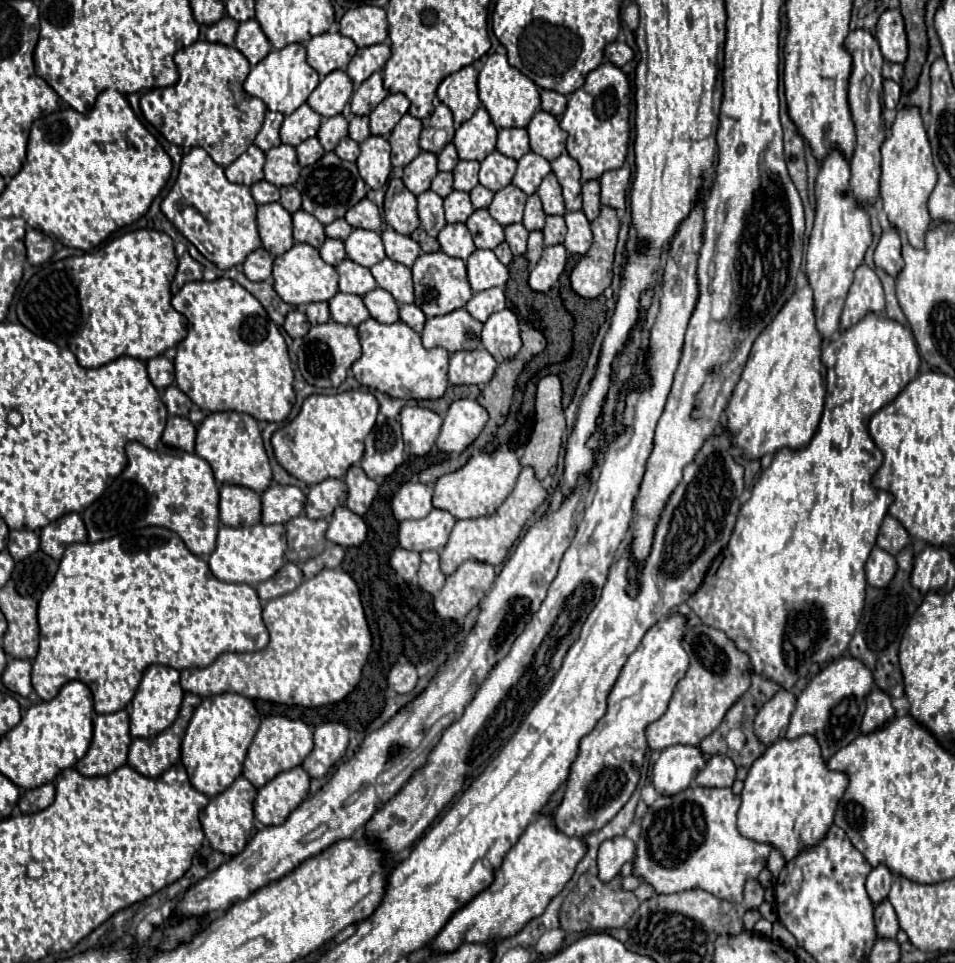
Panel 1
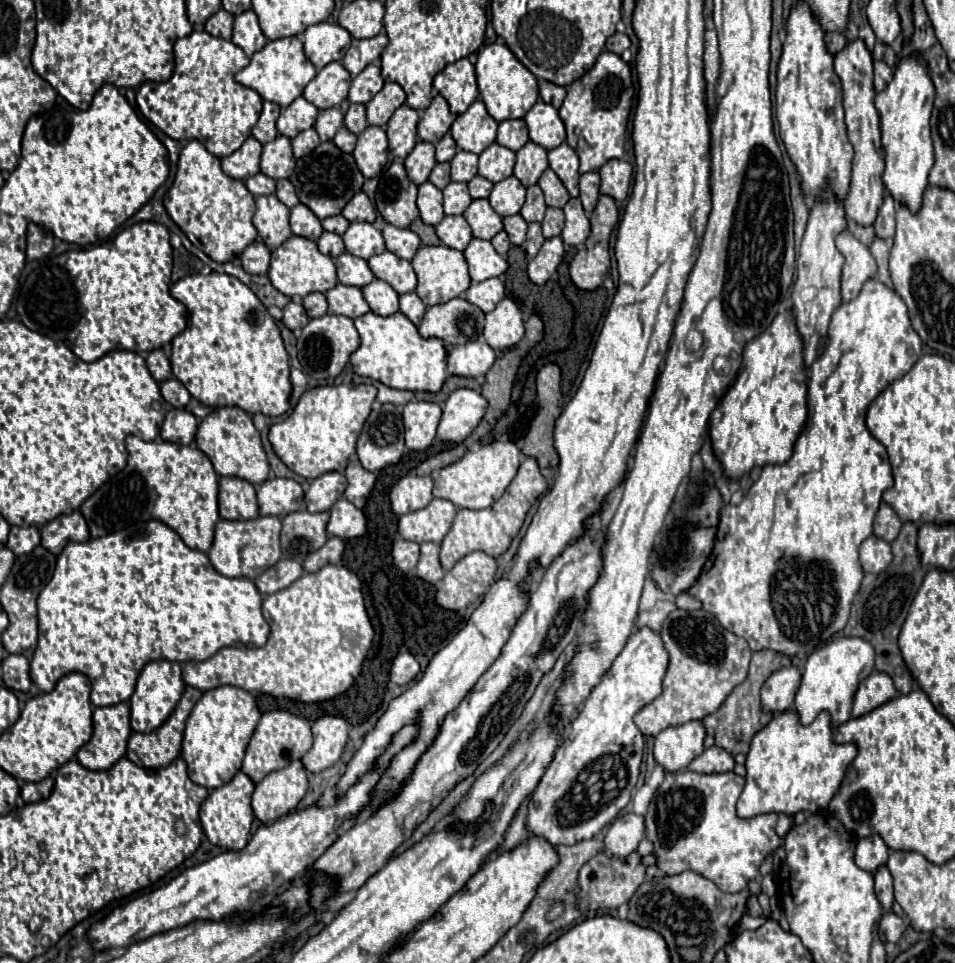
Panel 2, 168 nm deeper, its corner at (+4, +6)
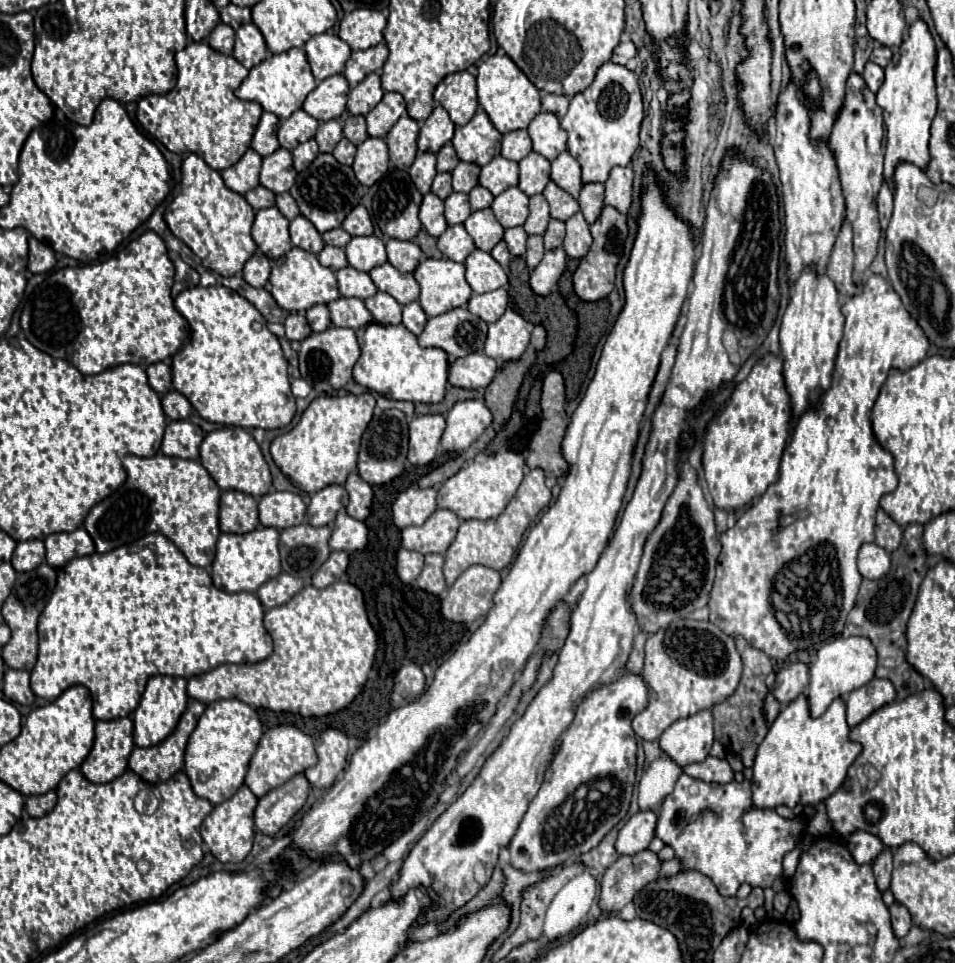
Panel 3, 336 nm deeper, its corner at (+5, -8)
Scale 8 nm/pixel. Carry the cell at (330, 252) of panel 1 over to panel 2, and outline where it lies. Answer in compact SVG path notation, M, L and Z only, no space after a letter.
M323 232L317 246L325 256L331 256L331 258L337 258L339 254L345 252L345 244L343 244L341 236L335 232Z

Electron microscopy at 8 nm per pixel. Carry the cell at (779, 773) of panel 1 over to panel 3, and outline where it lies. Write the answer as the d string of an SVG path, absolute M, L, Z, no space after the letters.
M800 694L790 704L786 704L778 712L774 724L770 726L764 742L758 746L758 752L756 752L756 760L752 766L752 770L754 770L754 778L752 778L754 806L758 806L758 808L776 808L778 804L786 804L790 808L794 808L796 804L816 806L820 800L830 798L844 782L848 766L856 760L856 756L862 750L862 746L858 742L852 742L848 738L848 734L850 734L850 728L846 724L846 704L842 698L836 698L828 706L828 710L818 718L810 716L810 704L804 694Z

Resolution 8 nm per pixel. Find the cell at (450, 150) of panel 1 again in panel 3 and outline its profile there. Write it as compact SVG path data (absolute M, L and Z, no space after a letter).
M450 142L444 144L436 156L438 156L438 164L436 164L438 172L452 172L456 168L456 164L460 162L454 152L454 146Z

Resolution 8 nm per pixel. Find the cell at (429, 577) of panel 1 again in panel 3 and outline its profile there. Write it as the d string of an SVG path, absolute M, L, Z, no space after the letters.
M426 554L426 564L422 574L418 576L418 586L430 594L440 594L446 590L446 582L442 576L444 556L442 554Z

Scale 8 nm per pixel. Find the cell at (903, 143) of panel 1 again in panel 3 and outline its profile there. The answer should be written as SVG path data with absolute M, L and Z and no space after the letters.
M918 18L908 28L906 40L900 44L898 52L886 66L886 78L876 92L876 102L880 108L884 108L884 124L888 136L886 156L884 156L884 178L890 184L898 162L912 162L924 170L930 160L928 138L930 138L930 124L936 114L934 66L936 66L936 42L928 30L928 24L922 18Z

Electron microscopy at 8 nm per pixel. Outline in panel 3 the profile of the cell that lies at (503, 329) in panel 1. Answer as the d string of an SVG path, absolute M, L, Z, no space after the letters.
M508 308L502 314L502 318L488 326L486 354L494 358L498 366L510 360L518 360L528 344L530 344L528 322L512 308Z

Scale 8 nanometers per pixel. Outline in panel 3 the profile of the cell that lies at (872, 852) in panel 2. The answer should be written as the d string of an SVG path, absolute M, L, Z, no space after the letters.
M856 830L854 834L848 836L848 848L858 864L872 864L884 846L882 846L882 840L878 836Z

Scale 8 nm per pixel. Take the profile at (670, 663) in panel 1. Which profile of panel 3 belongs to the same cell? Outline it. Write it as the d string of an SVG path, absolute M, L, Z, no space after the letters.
M624 672L620 680L600 686L590 692L578 706L572 724L558 740L558 750L550 760L544 782L538 794L528 804L528 810L518 826L516 836L510 840L510 864L522 872L538 872L564 864L574 854L584 854L598 846L598 842L626 816L636 776L636 736L630 726L632 718L648 704L648 686L640 674Z

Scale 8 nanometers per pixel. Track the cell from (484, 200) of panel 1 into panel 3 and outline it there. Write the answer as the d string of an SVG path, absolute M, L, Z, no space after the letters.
M474 186L470 190L470 204L472 204L472 210L482 210L482 208L488 208L492 204L494 196L490 194L490 190L486 190L484 186Z

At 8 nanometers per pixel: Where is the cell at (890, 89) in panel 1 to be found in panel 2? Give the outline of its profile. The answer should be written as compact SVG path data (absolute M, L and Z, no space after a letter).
M875 62L875 92L883 92L887 84L891 82L893 70L885 62Z

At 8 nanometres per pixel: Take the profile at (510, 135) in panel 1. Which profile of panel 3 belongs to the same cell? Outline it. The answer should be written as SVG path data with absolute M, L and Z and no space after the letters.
M514 130L504 134L502 140L502 156L514 162L520 162L524 156L532 152L532 140L528 136L528 130Z

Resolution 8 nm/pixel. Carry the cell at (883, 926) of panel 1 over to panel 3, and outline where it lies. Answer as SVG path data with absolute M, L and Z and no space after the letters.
M884 848L882 854L878 854L878 858L872 864L874 868L874 876L876 876L876 884L880 888L880 892L884 892L886 888L890 888L890 874L892 874L892 850Z

